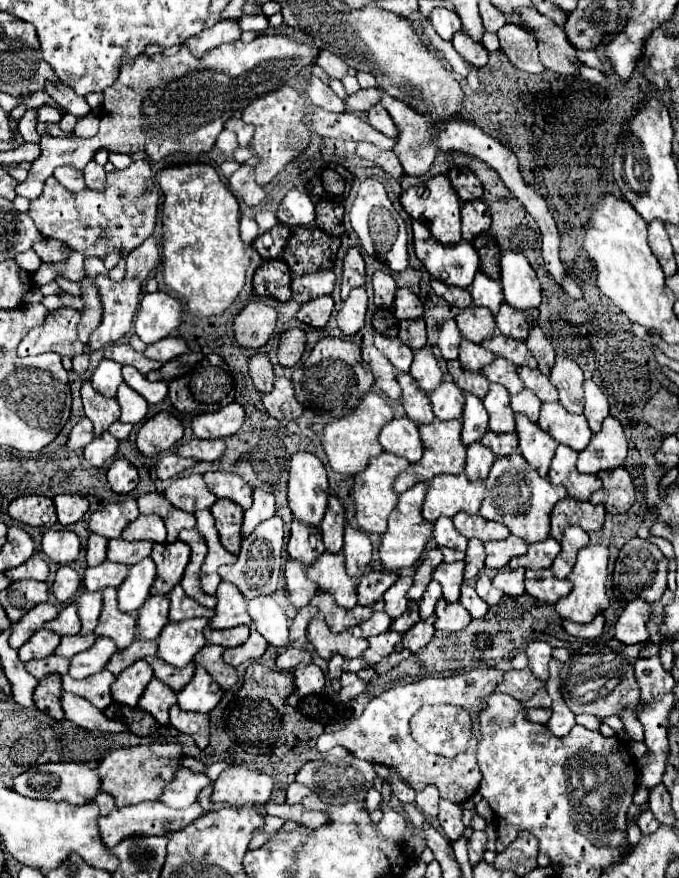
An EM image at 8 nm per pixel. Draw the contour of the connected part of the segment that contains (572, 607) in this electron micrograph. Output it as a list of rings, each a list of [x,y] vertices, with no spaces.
[[[589,544],[587,548],[579,550],[575,568],[567,576],[567,580],[573,582],[573,590],[569,596],[565,596],[561,602],[557,602],[557,612],[561,618],[569,618],[579,624],[587,624],[595,618],[595,614],[609,608],[609,596],[605,590],[607,582],[607,564],[609,564],[609,546],[607,544]]]

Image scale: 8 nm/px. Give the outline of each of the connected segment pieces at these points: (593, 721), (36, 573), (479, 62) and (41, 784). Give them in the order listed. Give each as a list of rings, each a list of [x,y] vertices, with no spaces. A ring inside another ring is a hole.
[[[585,713],[576,715],[575,720],[576,724],[579,724],[591,731],[598,731],[602,723],[602,721],[595,716]]]
[[[33,556],[29,558],[25,564],[21,566],[15,566],[15,568],[9,568],[3,572],[7,578],[11,580],[23,580],[23,578],[31,578],[31,580],[47,580],[47,574],[49,574],[49,566],[43,558],[39,556]]]
[[[459,30],[459,32],[453,36],[451,42],[453,42],[455,50],[457,50],[465,60],[469,60],[475,68],[481,68],[481,66],[487,64],[489,52],[485,50],[485,46],[479,44],[479,42],[475,42],[473,38],[469,38],[463,30]]]
[[[57,762],[57,764],[41,764],[37,768],[29,768],[17,780],[13,780],[13,790],[27,798],[37,800],[55,800],[55,802],[69,802],[69,804],[89,804],[101,790],[101,780],[97,770],[89,768],[87,764],[79,762]]]

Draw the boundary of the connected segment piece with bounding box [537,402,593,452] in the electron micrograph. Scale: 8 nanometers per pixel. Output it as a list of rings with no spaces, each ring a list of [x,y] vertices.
[[[559,402],[543,404],[537,424],[559,444],[567,444],[577,452],[581,452],[589,444],[593,434],[589,432],[589,424],[583,414],[571,414]]]

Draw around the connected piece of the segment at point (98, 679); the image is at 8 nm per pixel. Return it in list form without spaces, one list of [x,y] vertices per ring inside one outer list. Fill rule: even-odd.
[[[103,670],[99,674],[83,678],[83,680],[75,680],[69,674],[65,674],[63,676],[63,690],[89,700],[99,710],[105,710],[113,702],[113,698],[111,698],[111,684],[113,682],[115,682],[115,676],[109,670]]]

